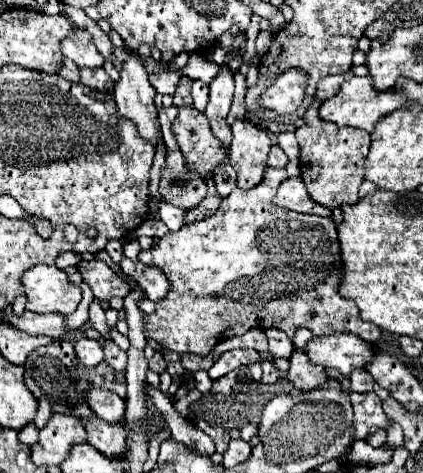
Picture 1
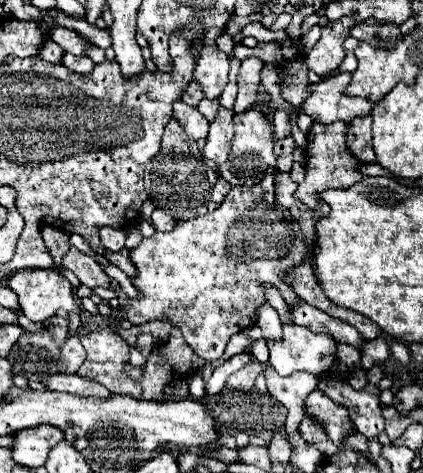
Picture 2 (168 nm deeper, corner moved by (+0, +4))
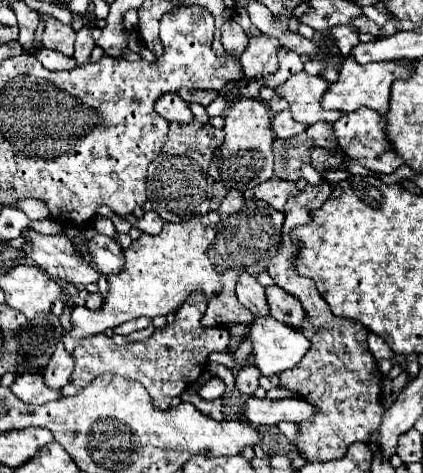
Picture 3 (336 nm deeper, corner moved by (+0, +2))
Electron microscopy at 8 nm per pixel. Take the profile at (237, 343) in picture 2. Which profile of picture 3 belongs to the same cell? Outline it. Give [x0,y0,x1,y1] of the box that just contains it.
[60,292,230,406]

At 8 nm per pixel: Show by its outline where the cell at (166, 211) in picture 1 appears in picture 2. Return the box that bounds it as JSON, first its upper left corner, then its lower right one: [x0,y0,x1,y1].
[150,208,176,232]

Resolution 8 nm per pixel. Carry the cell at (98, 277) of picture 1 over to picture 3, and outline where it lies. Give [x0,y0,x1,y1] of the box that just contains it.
[22,232,100,284]

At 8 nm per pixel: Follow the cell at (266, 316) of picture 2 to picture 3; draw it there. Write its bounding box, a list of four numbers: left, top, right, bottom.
[236,274,270,320]

